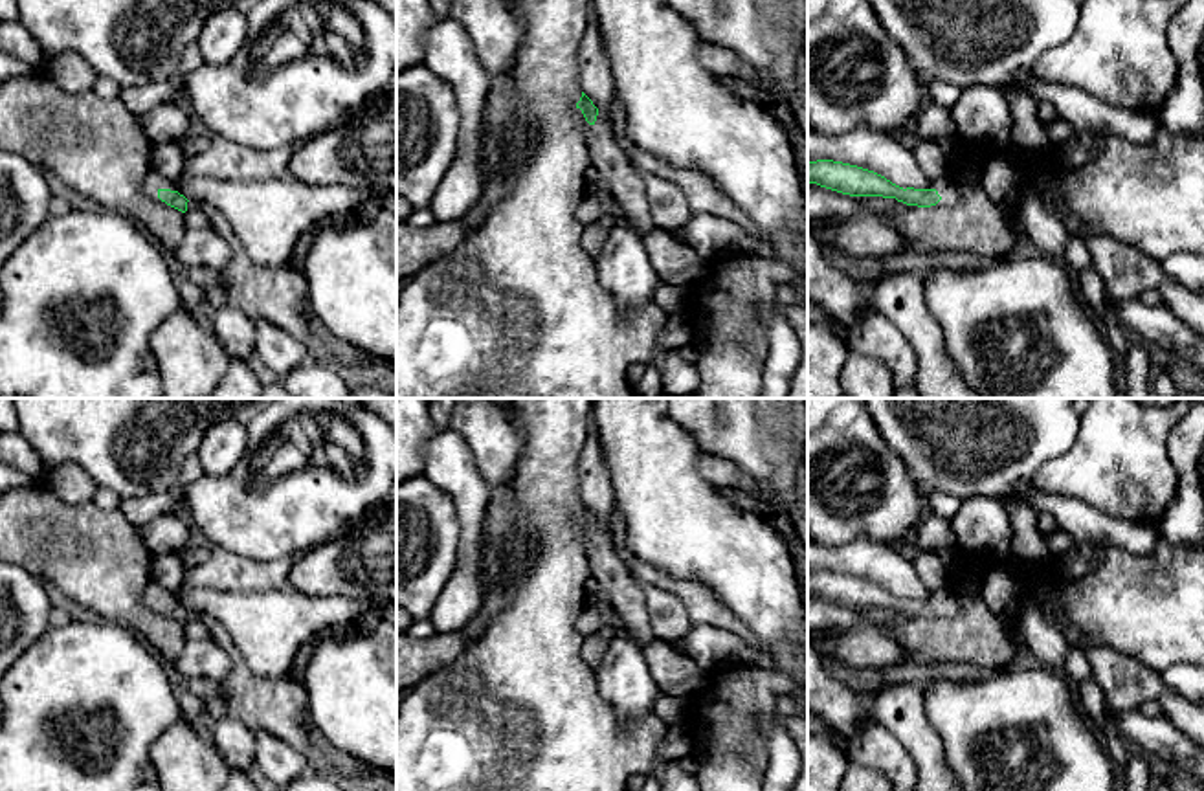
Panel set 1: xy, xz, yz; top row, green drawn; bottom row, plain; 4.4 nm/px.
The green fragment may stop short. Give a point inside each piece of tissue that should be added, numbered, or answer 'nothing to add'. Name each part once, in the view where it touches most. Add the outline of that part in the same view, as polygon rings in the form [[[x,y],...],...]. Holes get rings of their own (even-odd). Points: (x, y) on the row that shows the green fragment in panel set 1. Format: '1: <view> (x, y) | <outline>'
1: xz (621, 178) | [[[596,116],[593,125],[584,127],[593,167],[598,169],[604,187],[620,207],[620,218],[630,218],[644,237],[657,226],[650,215],[646,185],[630,156],[619,147],[608,116]]]

